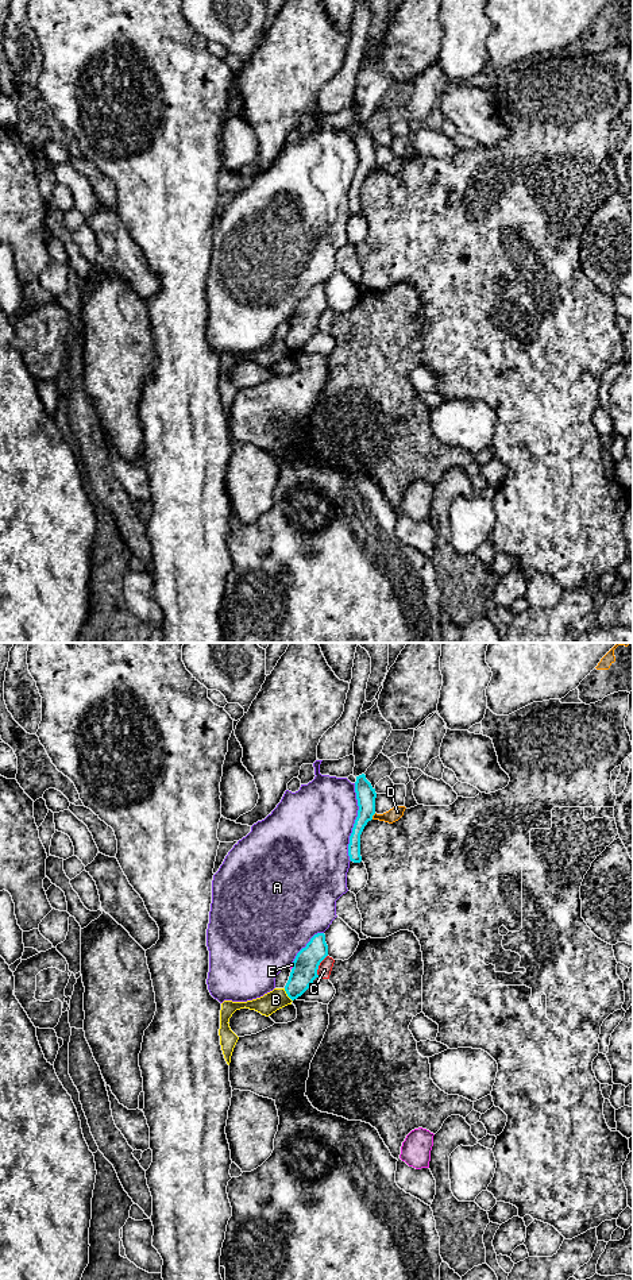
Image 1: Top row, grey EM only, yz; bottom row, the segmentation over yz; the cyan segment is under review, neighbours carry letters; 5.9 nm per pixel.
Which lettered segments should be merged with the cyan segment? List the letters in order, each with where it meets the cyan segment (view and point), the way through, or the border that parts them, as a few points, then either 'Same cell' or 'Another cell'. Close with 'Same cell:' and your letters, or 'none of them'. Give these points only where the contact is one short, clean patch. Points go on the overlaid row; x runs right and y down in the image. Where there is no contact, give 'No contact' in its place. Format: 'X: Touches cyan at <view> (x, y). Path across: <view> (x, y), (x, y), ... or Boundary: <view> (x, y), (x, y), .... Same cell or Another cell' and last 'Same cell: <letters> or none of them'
A: Touches cyan at yz (355, 822). Another cell
B: Touches cyan at yz (288, 995). Boundary: yz (284, 989), (292, 1001). Another cell
C: Touches cyan at yz (319, 964). Boundary: yz (327, 955), (319, 966), (317, 976). Another cell
D: Touches cyan at yz (373, 814). Another cell
E: Touches cyan at yz (293, 967). Another cell
Same cell: none of them

